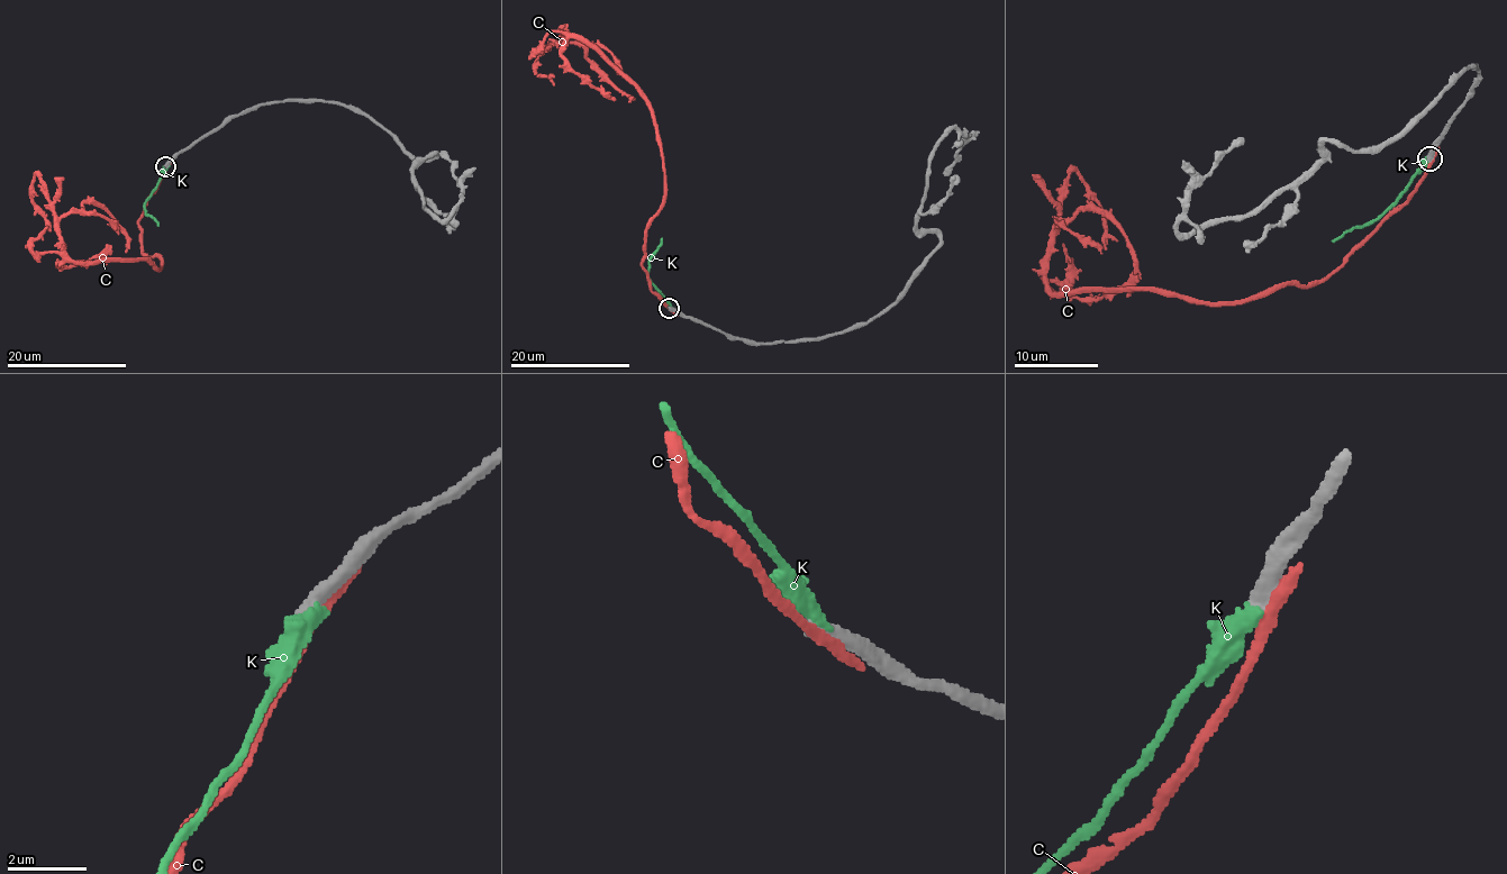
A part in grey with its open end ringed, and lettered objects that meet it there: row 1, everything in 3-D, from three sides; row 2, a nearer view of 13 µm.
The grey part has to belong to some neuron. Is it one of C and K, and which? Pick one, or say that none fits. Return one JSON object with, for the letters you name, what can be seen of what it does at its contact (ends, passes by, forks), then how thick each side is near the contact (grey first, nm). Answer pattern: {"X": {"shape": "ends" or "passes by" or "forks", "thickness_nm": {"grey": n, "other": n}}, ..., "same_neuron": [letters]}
{"same_neuron": []}

